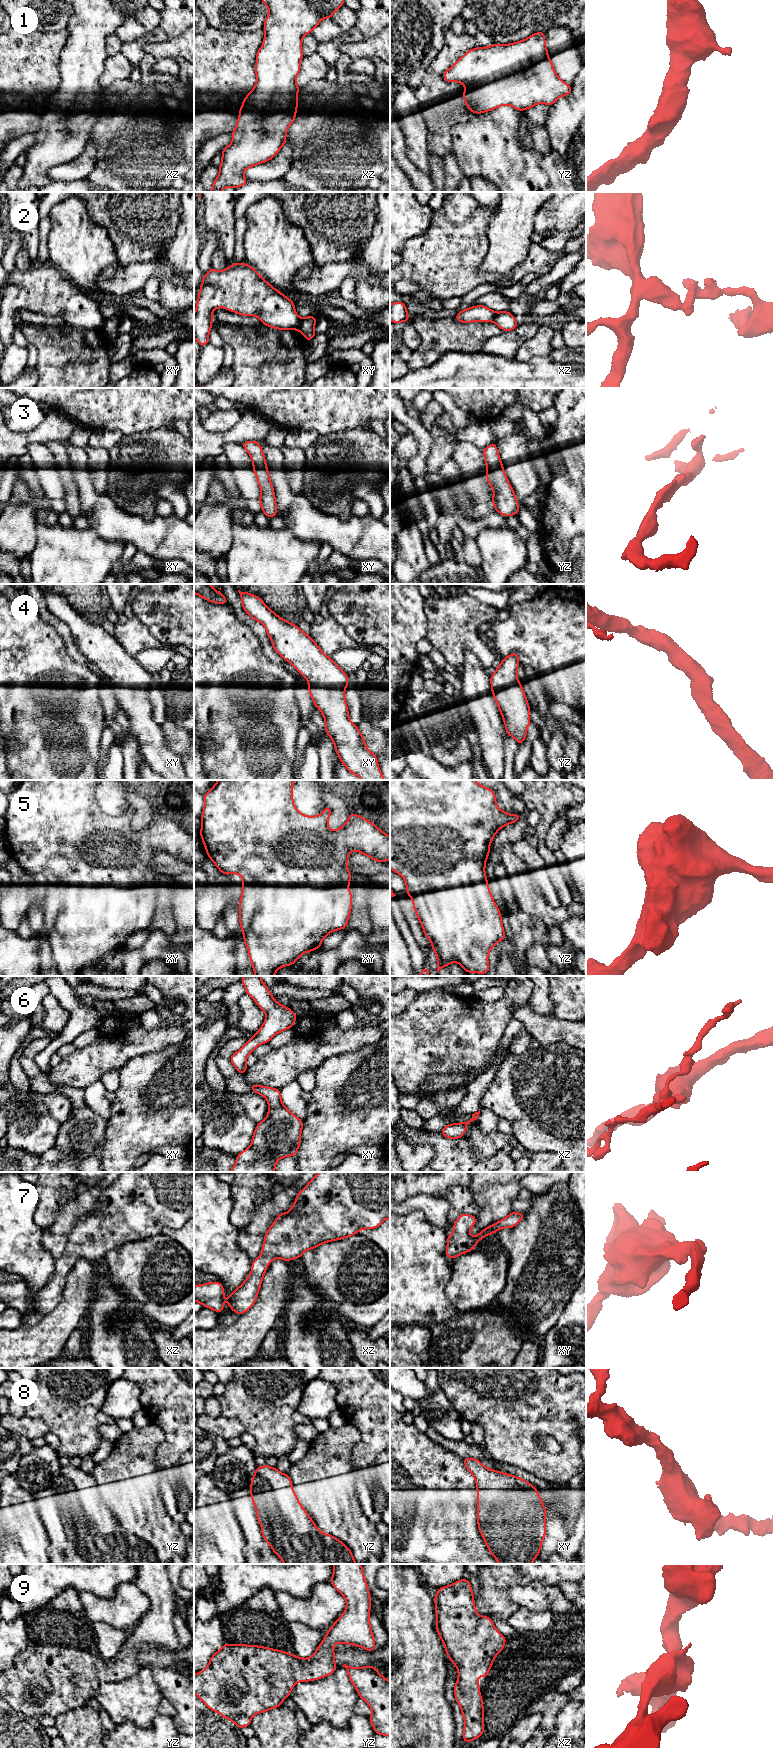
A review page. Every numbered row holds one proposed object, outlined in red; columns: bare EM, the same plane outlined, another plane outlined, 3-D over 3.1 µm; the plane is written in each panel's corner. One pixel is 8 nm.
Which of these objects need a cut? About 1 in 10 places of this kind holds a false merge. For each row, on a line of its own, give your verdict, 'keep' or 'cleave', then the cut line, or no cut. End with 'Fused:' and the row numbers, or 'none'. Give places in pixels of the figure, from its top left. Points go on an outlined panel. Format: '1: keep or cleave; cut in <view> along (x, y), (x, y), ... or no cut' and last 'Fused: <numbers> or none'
1: keep; no cut
2: cleave; cut in xy along (301, 319), (296, 328)
3: keep; no cut
4: keep; no cut
5: keep; no cut
6: keep; no cut
7: keep; no cut
8: keep; no cut
9: keep; no cut
Fused: 2

